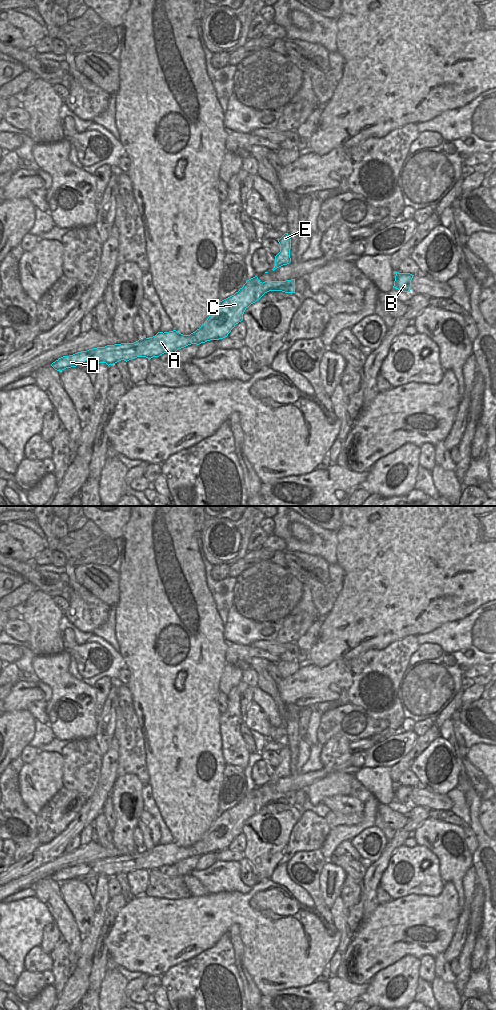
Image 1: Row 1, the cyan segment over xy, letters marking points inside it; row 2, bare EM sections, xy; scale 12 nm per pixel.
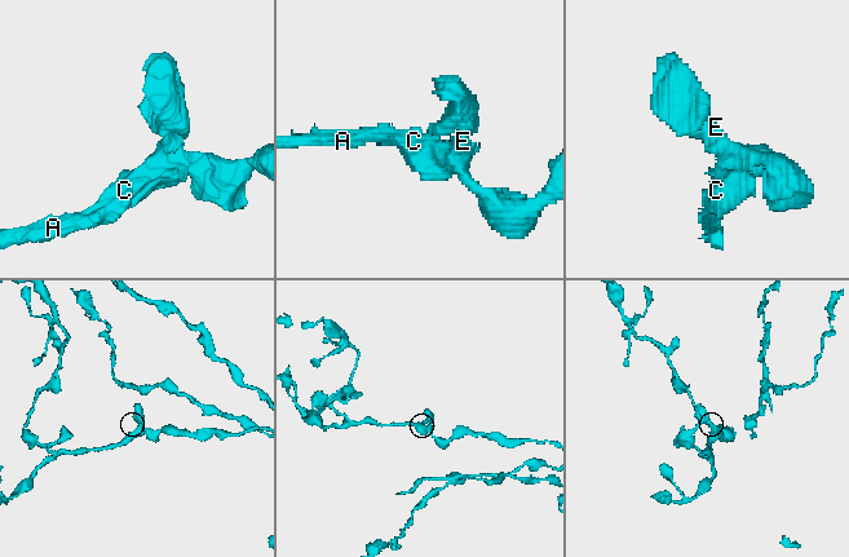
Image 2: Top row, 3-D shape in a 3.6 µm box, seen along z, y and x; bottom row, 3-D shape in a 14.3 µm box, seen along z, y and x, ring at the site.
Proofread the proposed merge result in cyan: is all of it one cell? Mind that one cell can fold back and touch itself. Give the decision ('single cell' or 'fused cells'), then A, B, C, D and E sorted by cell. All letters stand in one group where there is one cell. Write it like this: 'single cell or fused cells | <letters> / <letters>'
single cell | A B C D E

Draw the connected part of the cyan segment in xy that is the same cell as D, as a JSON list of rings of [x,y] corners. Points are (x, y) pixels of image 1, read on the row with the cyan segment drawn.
[[[255,276],[247,280],[238,292],[219,301],[204,324],[190,335],[183,335],[176,330],[158,332],[153,337],[141,337],[134,343],[107,345],[63,356],[51,366],[57,371],[62,371],[89,360],[109,366],[121,360],[127,362],[137,357],[151,359],[164,353],[175,353],[191,344],[199,345],[210,340],[223,339],[243,320],[245,310],[269,291],[295,293],[295,279],[262,283]]]

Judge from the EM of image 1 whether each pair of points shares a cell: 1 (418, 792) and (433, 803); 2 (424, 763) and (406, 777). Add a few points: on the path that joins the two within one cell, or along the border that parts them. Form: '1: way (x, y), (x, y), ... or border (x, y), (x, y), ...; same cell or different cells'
1: way (422, 796), (429, 799); same cell
2: border (409, 769), (414, 773), (420, 785); different cells

